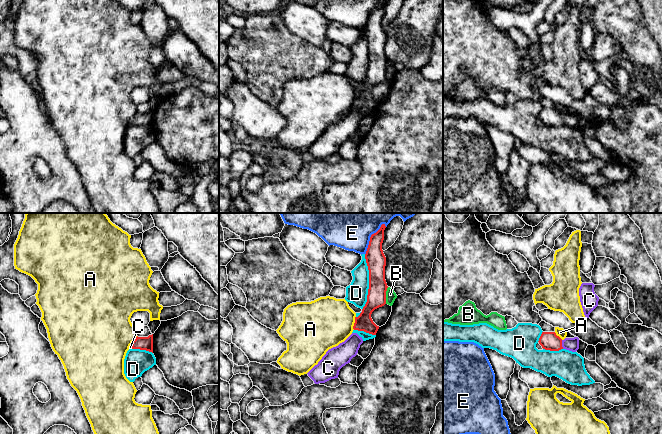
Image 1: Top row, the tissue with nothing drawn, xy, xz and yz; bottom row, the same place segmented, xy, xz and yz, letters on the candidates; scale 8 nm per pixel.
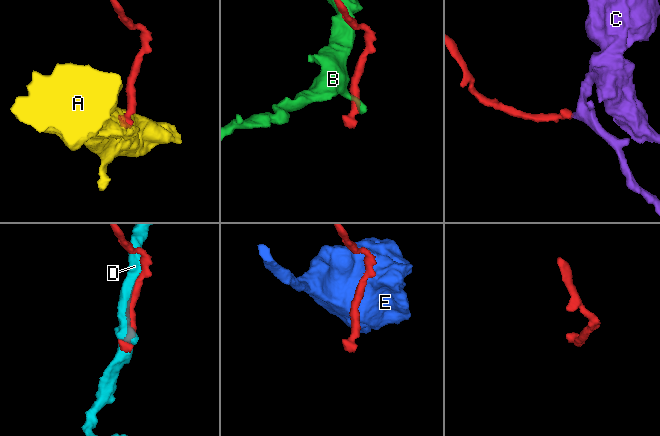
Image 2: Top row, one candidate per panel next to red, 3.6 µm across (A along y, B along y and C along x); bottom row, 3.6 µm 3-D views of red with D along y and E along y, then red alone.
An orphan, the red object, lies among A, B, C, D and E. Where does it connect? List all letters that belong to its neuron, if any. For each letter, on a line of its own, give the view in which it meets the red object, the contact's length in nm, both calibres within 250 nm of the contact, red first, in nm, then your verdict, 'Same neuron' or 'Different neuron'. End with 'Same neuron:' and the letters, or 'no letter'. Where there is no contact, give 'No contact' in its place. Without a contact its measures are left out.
A: Touches red in xz. Shared border 110 nm. Thickness 140 nm (red) against 400 nm. Different neuron
B: Touches red in xz. Shared border 140 nm. Thickness 150 nm (red) against 80 nm. Different neuron
C: Touches red in yz. Shared border 70 nm. Thickness 140 nm (red) against 110 nm. Same neuron
D: Touches red in xz. Shared border 440 nm. Thickness 160 nm (red) against 180 nm. Different neuron
E: Touches red in xz. Shared border 280 nm. Thickness 160 nm (red) against 220 nm. Different neuron
Same neuron: C

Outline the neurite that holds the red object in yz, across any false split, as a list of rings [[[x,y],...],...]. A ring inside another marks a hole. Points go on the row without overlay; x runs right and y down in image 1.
[[[542,108],[539,114],[539,120],[545,126],[559,127],[566,125],[576,128],[579,125],[579,114],[565,114],[562,116],[555,108]]]

